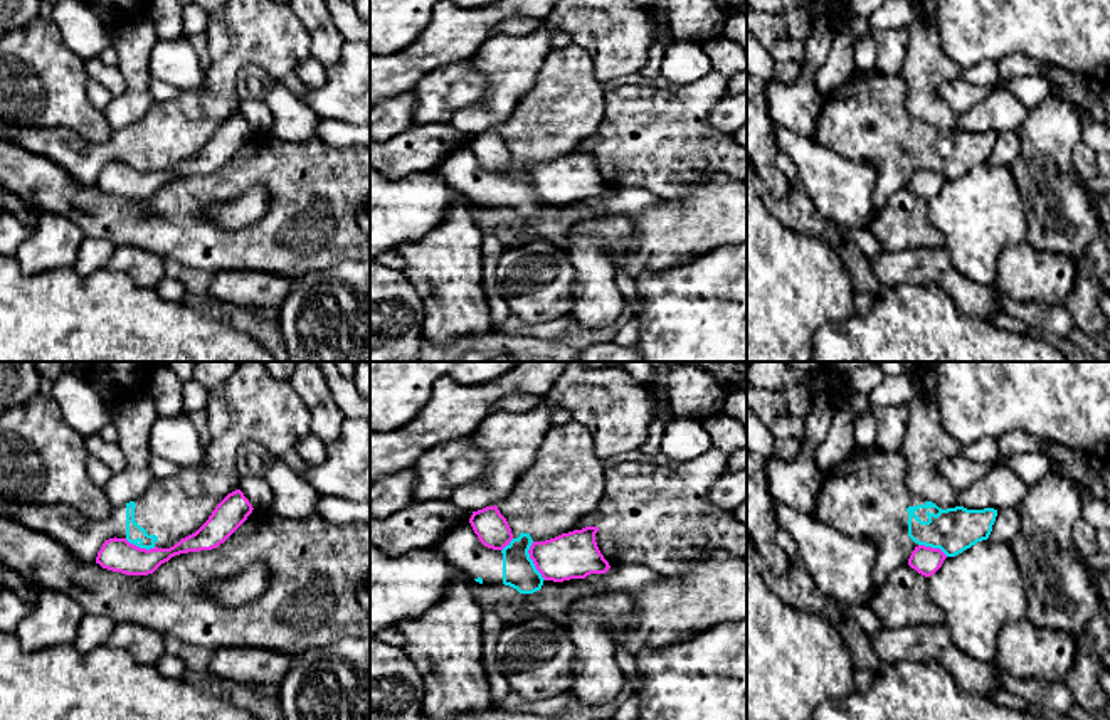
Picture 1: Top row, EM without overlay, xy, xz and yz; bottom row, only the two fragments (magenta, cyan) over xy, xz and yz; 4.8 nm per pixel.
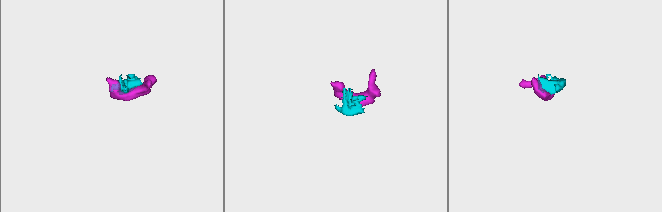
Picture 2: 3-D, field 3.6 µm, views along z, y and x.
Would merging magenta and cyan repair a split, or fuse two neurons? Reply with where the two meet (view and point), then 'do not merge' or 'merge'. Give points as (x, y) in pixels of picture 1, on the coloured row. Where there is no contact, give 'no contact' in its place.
xz (532, 559) | do not merge

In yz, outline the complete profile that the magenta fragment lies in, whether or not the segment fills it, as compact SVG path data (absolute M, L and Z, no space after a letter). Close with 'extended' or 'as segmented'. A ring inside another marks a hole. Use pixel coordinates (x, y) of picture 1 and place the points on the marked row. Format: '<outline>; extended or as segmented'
M918 545L912 552L908 565L918 574L930 577L942 567L945 559L947 555L940 548Z; as segmented

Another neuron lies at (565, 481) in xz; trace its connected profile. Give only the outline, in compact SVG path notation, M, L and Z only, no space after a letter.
M575 421L552 426L533 463L496 505L513 540L503 550L488 548L464 520L432 548L479 584L505 584L520 594L533 594L545 579L530 559L531 543L574 532L597 508L604 490L605 469L590 431Z

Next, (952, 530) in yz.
M854 451L821 479L814 518L836 532L875 543L870 601L886 577L908 564L918 545L955 557L987 540L997 510L942 510L908 491L900 451Z

